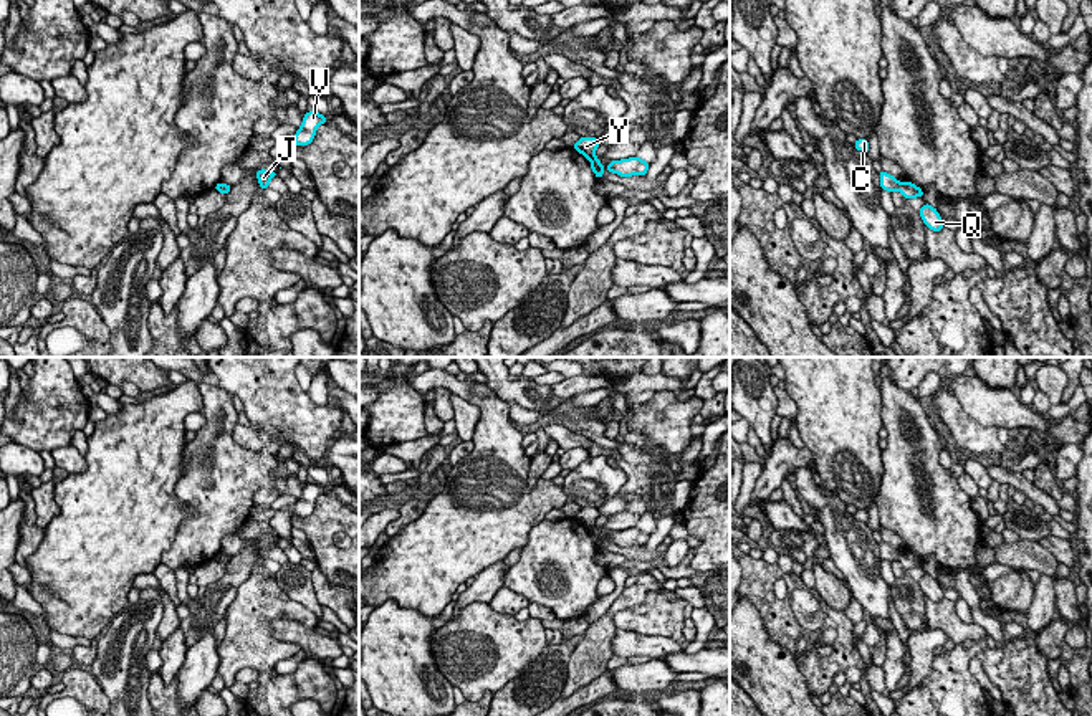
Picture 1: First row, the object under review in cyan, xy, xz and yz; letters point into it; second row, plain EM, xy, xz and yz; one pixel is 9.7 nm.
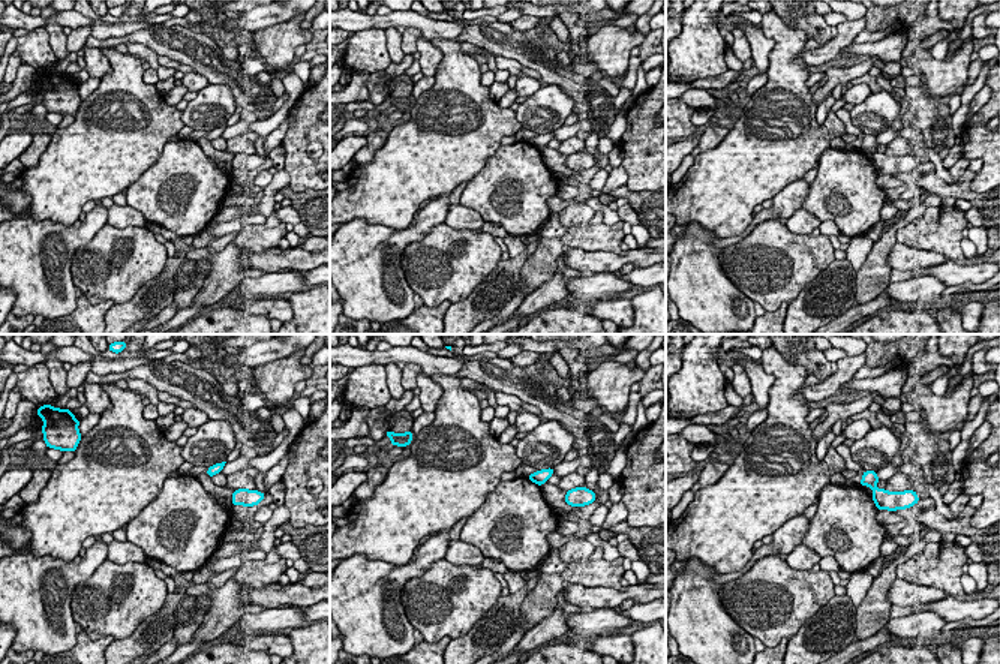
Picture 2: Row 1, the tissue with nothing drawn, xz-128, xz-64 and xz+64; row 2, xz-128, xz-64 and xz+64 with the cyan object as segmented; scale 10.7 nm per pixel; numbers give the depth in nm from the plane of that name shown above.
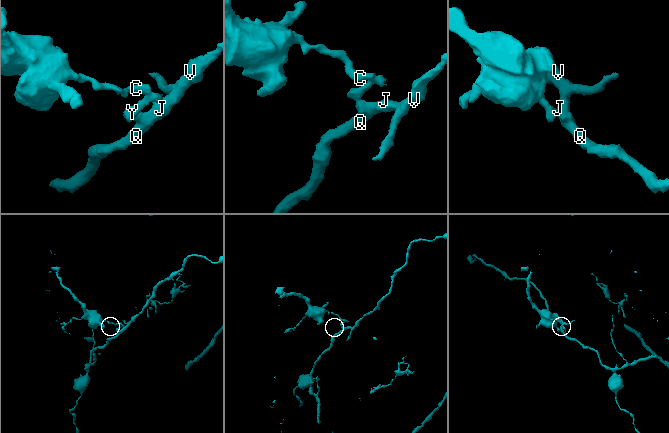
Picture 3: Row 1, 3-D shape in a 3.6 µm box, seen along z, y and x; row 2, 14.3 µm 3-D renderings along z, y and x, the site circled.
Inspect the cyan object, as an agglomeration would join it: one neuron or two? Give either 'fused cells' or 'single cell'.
fused cells

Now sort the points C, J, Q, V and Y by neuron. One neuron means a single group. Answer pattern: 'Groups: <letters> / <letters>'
Groups: C Y / J Q V

